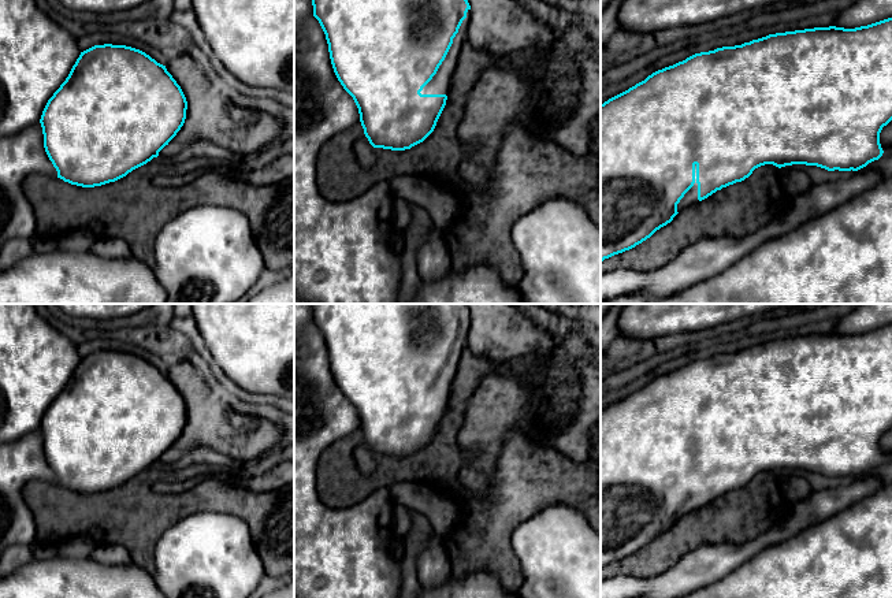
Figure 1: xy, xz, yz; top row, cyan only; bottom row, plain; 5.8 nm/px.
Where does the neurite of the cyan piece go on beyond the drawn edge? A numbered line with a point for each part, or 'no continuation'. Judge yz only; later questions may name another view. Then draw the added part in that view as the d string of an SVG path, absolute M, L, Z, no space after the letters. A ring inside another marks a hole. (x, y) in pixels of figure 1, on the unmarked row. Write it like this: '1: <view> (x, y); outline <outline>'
1: yz (691, 502); outline M695 471L695 490L694 493L684 501L684 504L680 506L680 509L677 510L677 519L698 510L698 490L696 490L696 471Z

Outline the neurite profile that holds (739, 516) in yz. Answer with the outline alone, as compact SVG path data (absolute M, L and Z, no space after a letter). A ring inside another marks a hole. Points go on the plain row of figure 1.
M773 471L761 472L744 487L722 494L680 517L670 530L642 550L605 565L601 580L618 575L654 577L699 546L742 545L758 538L778 521L772 512L774 475Z

